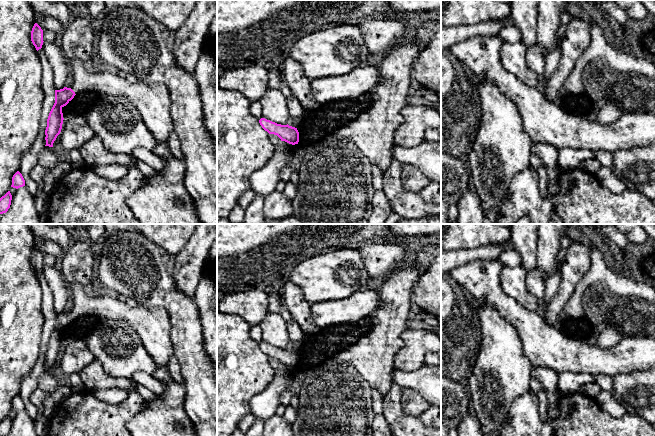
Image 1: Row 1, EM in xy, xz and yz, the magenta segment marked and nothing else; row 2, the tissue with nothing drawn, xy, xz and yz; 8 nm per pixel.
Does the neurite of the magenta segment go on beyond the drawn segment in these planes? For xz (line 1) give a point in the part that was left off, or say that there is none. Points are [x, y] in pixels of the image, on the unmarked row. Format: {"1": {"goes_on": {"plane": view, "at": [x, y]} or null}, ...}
{"1": {"goes_on": null}}

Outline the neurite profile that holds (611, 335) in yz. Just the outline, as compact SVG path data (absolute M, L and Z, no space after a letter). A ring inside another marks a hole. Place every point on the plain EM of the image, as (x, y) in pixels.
M608 325L599 334L595 345L602 349L608 349L618 344L622 338L623 334L619 325Z

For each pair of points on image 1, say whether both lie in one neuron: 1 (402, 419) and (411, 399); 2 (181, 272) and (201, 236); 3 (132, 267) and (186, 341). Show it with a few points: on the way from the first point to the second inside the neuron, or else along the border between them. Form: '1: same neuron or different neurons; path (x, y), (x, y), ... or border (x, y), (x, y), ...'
1: different neurons; border (401, 388), (401, 407), (407, 413), (417, 417)
2: same neuron; path (190, 263), (199, 245)
3: same neuron; path (151, 284), (185, 318), (185, 322)

